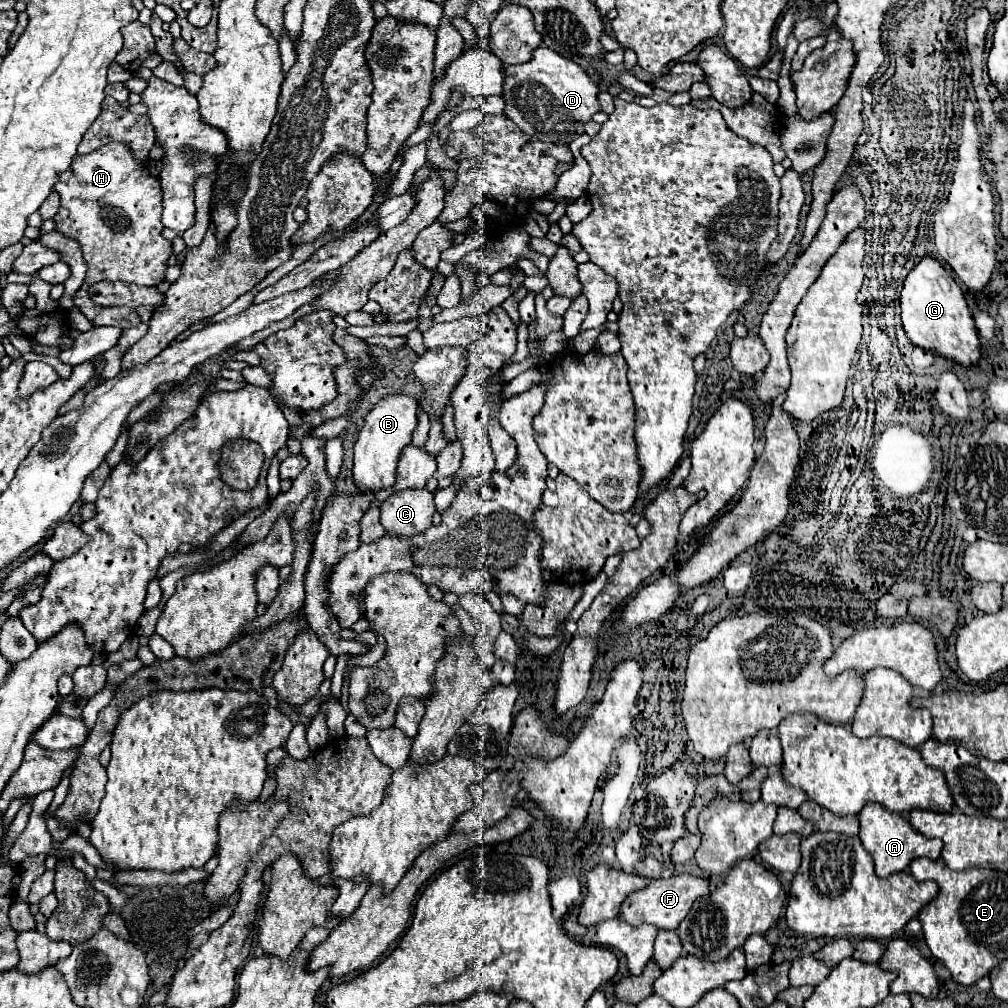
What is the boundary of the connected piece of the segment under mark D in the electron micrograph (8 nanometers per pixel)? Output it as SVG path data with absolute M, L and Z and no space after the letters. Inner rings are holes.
M548 48L534 50L534 58L526 64L506 68L506 116L528 136L538 136L542 142L568 146L576 134L584 134L584 124L600 112L598 92L598 84L592 82L582 66Z

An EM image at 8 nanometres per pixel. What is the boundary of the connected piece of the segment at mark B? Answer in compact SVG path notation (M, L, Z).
M392 394L382 398L364 418L364 426L354 444L354 484L358 490L378 492L394 486L396 464L402 450L412 440L412 430L418 424L418 400L404 394Z

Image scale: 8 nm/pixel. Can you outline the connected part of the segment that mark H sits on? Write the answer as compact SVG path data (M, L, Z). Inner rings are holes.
M110 142L90 154L76 154L72 166L60 174L60 182L56 182L54 188L60 194L60 210L54 216L56 228L58 232L80 242L84 260L88 264L86 280L74 296L76 308L94 326L138 326L140 316L136 310L98 306L88 296L88 288L103 280L124 281L140 286L158 286L164 280L164 272L168 268L166 260L172 254L172 242L164 240L160 234L164 228L160 222L160 180L150 174L146 164L140 164L134 158L126 144L122 146L122 142Z

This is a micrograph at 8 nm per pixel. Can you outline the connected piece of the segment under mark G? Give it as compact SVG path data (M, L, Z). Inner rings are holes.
M930 256L922 258L920 264L908 274L900 304L902 304L902 324L906 336L918 348L926 352L934 352L966 368L978 366L982 358L982 350L980 350L980 338L976 326L972 322L972 312L964 300L960 286L934 258Z

